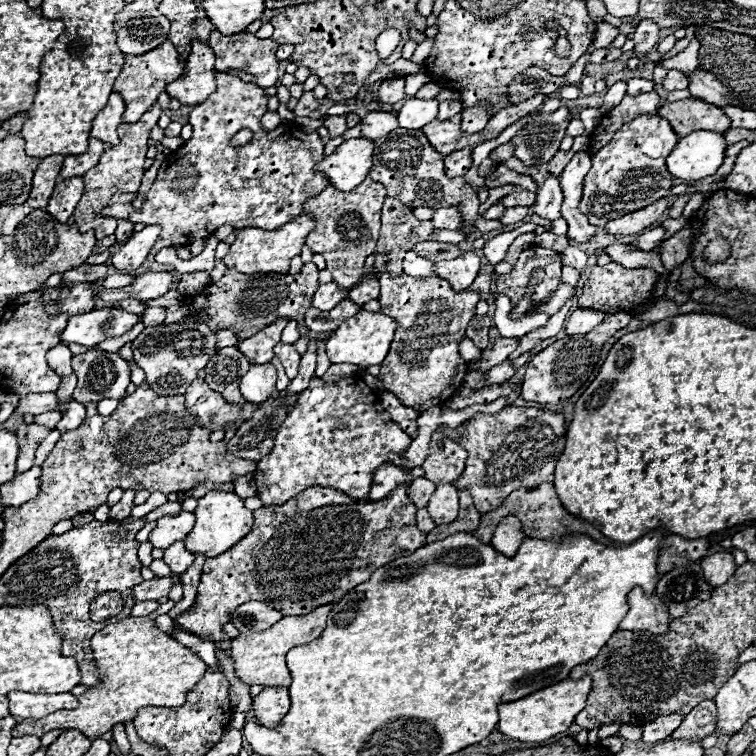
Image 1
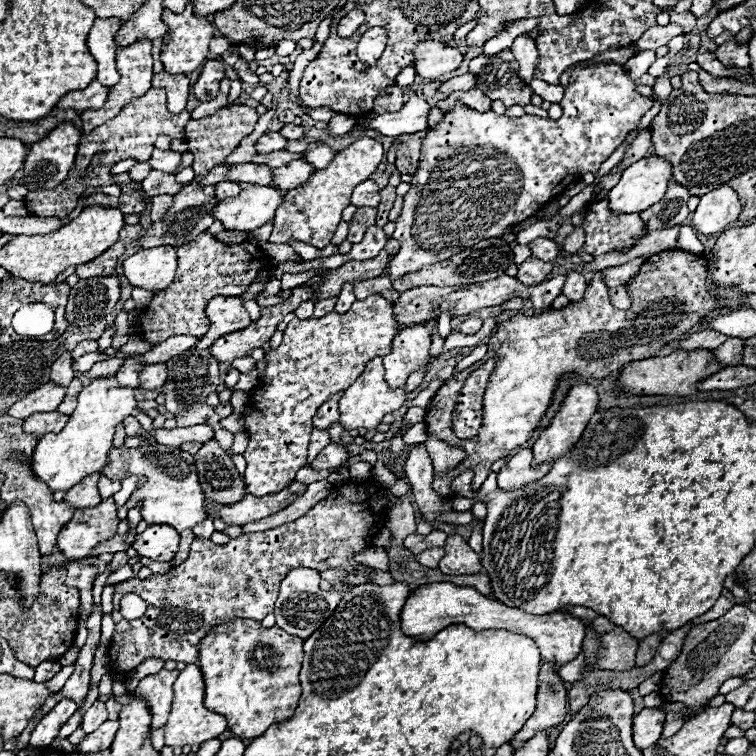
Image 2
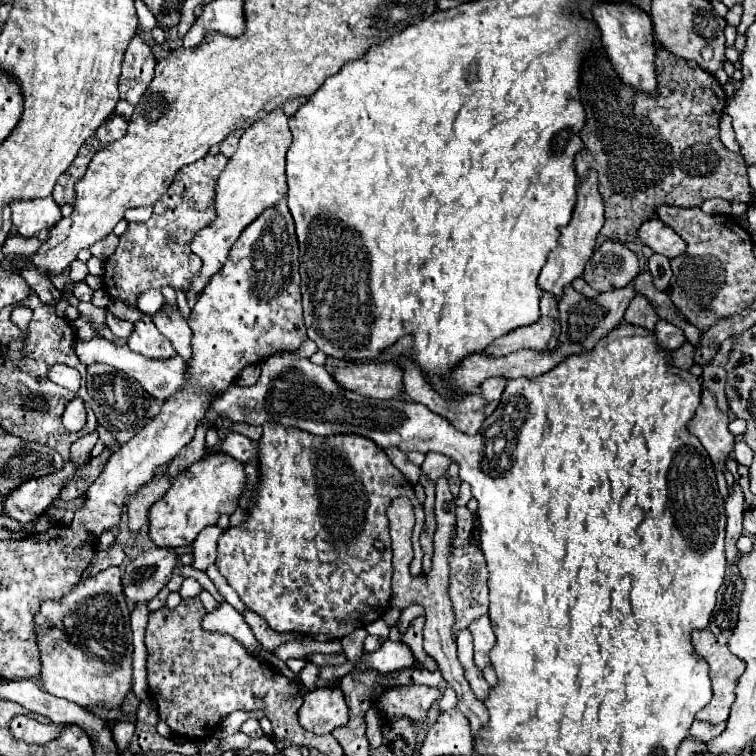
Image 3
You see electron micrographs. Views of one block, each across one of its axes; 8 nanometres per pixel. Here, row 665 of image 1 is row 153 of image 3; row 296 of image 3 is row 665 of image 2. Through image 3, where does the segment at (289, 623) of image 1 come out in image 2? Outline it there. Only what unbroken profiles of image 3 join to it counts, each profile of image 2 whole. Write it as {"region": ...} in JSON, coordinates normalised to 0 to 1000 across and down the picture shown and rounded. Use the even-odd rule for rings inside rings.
{"region":[[[249,878],[238,894],[230,902],[230,926],[228,926],[228,942],[222,947],[222,955],[217,958],[220,966],[220,984],[222,987],[257,987],[267,984],[272,979],[288,976],[299,966],[299,952],[291,944],[283,944],[270,937],[270,899],[267,889],[259,878]]]}

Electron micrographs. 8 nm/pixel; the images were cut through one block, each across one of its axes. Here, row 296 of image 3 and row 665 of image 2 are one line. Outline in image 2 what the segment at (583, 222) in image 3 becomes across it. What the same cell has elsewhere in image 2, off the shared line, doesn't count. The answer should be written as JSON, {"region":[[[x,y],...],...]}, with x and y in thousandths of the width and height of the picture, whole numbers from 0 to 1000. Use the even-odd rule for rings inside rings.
{"region":[[[574,770],[548,778],[548,786],[540,788],[532,810],[529,810],[529,828],[532,836],[550,847],[569,847],[574,839],[579,839],[585,831],[595,825],[616,825],[619,831],[638,836],[638,833],[675,833],[680,839],[698,841],[709,849],[709,854],[717,862],[720,876],[733,876],[735,881],[743,881],[746,876],[754,876],[767,865],[775,828],[765,817],[754,812],[720,812],[720,815],[704,815],[693,807],[675,804],[653,791],[646,791],[627,780],[624,775],[603,775],[598,770]]]}

